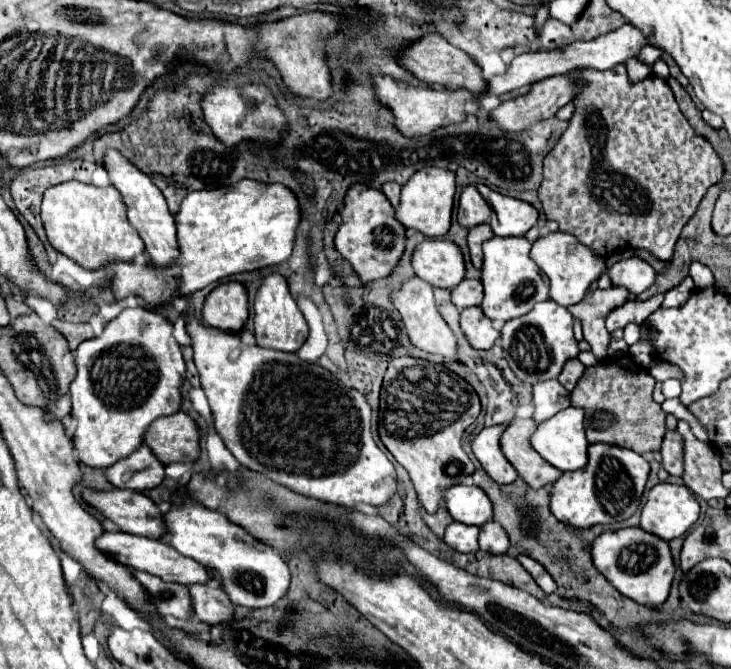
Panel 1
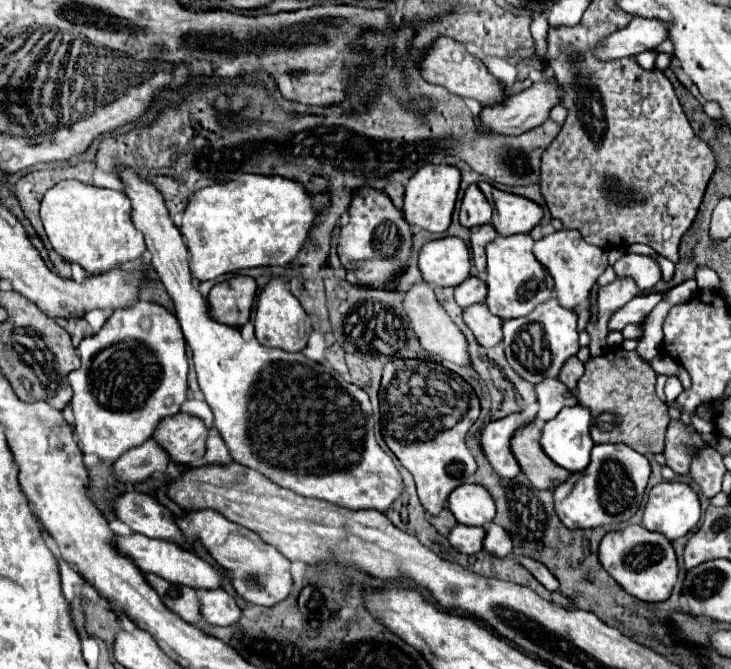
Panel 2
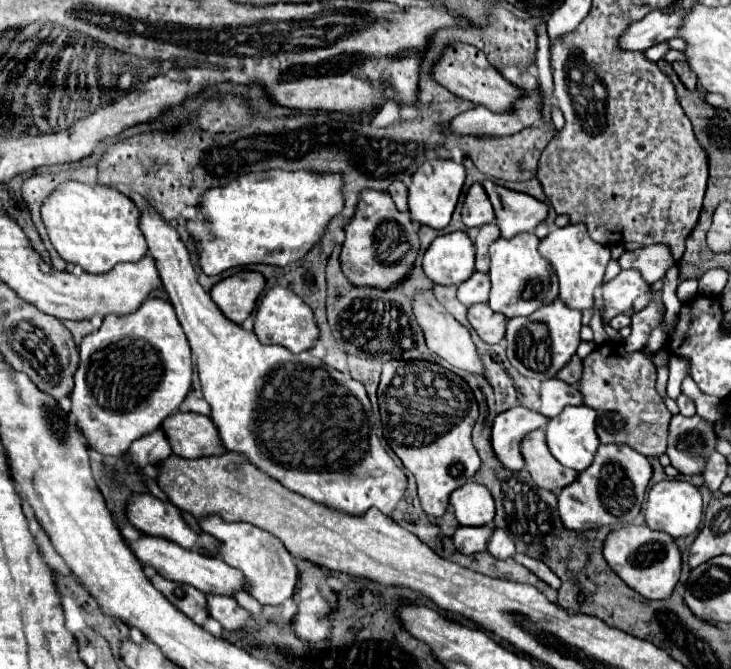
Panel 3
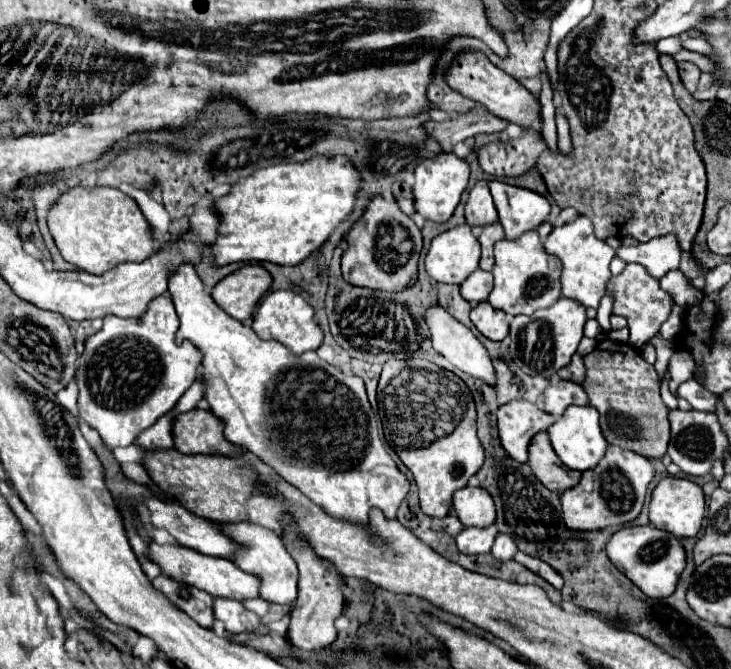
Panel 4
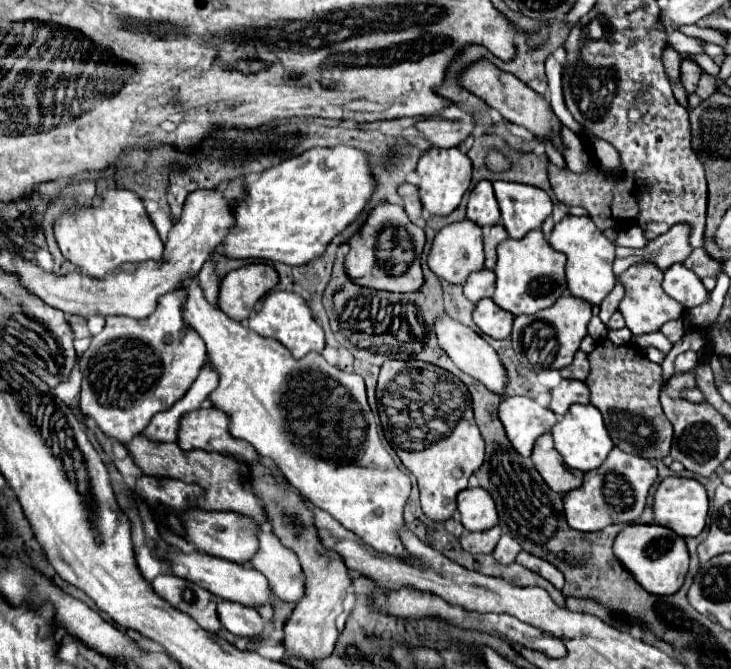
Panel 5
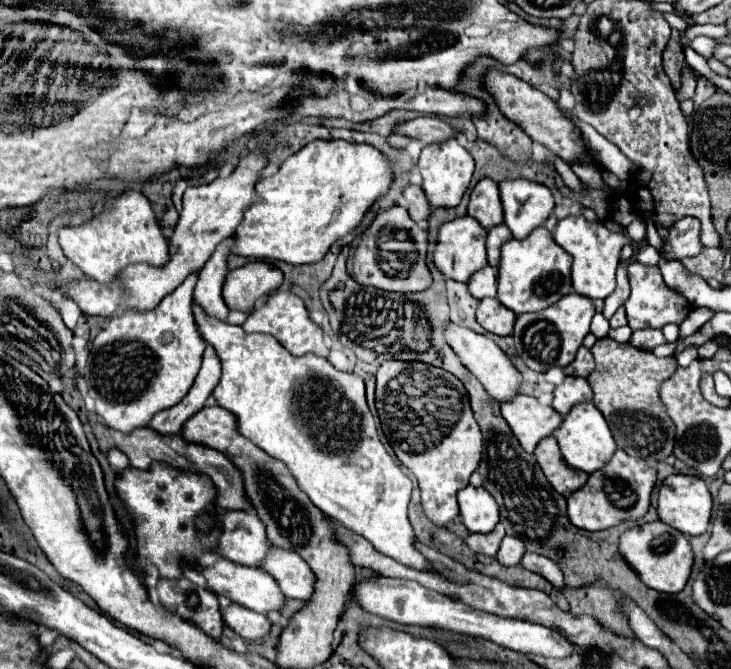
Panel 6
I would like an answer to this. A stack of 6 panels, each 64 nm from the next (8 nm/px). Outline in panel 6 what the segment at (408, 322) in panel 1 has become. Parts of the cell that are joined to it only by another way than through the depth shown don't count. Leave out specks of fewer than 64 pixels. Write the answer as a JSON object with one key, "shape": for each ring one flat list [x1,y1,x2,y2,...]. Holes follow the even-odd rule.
{"shape":[[450,324,446,328,446,342,454,348,454,352,460,358,460,362,484,384,484,388,488,390,488,394,494,400,510,402,518,394,518,390,522,386,522,372,512,364,510,356,500,346,496,346,490,338,486,338,482,334,476,334,472,330,468,330,468,328]]}

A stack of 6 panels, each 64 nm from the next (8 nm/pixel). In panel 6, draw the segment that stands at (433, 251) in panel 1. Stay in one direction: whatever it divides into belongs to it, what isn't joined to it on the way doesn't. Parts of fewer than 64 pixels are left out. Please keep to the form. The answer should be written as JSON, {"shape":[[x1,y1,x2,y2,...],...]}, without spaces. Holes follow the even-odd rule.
{"shape":[[462,216,462,218,454,218,450,222,444,222,438,232,434,264,446,278,452,278,458,282,468,282,476,270,482,270,488,264,488,260,486,260,486,228,472,216]]}

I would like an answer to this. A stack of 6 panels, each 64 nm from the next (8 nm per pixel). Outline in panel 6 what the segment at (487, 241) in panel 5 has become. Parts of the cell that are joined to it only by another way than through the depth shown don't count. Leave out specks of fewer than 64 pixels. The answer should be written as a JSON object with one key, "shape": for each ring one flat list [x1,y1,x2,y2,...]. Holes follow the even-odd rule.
{"shape":[[500,224,500,226,494,226,492,230,488,230,488,242,486,242,486,248,488,248,488,264,490,266,498,266,500,262,500,246,504,242,512,240,512,232,508,230,506,224]]}

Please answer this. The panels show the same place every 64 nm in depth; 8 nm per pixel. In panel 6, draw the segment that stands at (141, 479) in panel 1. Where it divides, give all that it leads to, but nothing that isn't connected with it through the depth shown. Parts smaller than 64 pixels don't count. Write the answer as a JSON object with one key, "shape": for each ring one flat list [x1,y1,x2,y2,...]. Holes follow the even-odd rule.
{"shape":[[234,236,226,238,214,250,200,276,198,272,192,272,174,292,164,296,154,310,126,310,124,314,110,318,94,338,94,350,88,356,82,376,88,382,88,394,94,400,94,410,102,424,130,432,132,428,148,426,150,422,150,428,156,432,172,434,180,432,182,424,204,408,206,398,220,380,220,360,216,358,212,344,206,342,204,350,204,342,192,314,192,292,194,304,208,316,218,320,228,318,230,310,222,298,222,286,230,272,228,256,232,254,232,246]]}

